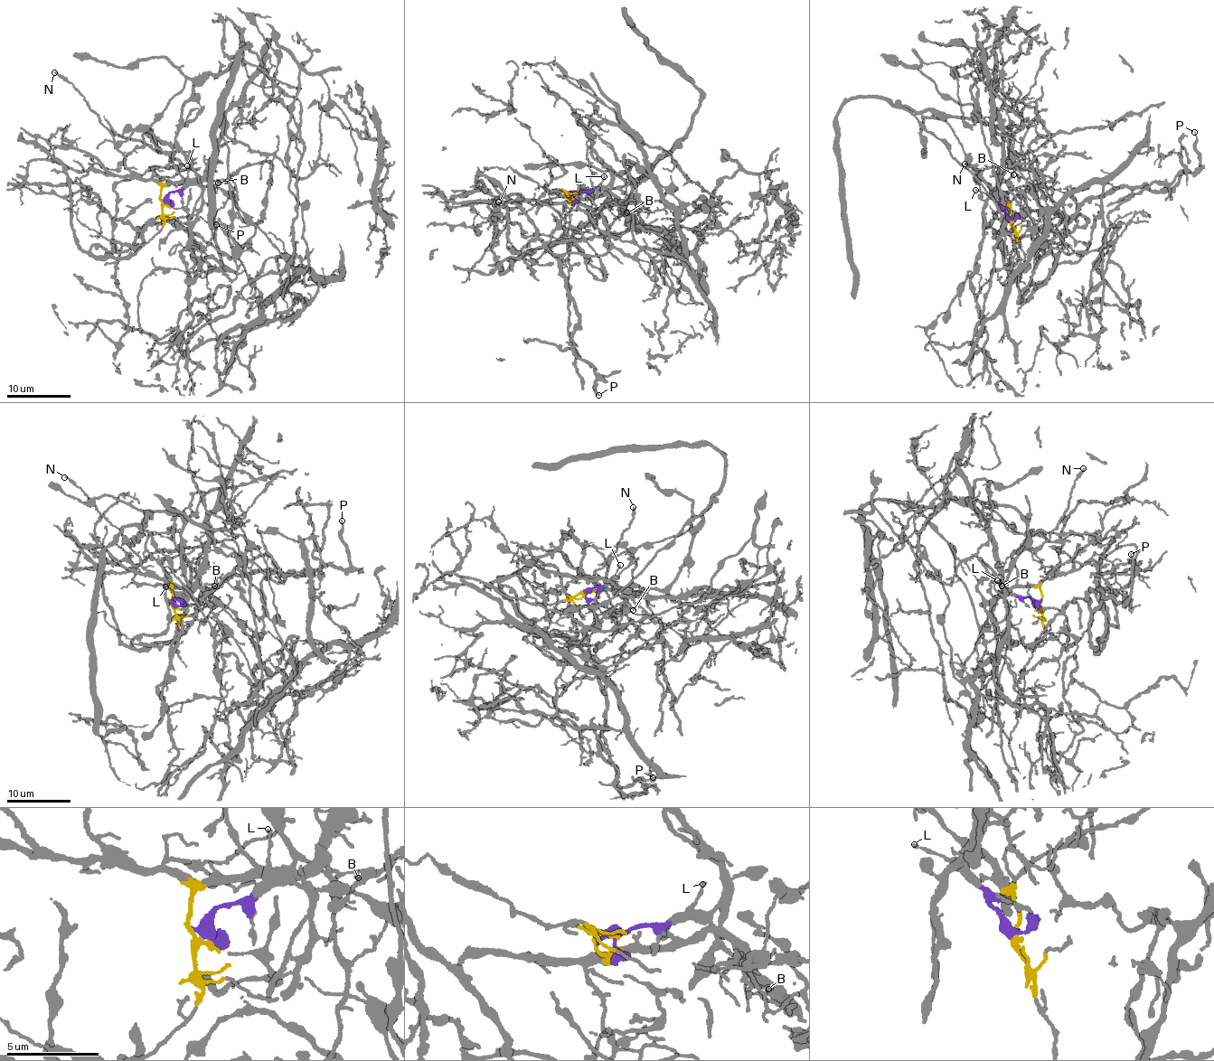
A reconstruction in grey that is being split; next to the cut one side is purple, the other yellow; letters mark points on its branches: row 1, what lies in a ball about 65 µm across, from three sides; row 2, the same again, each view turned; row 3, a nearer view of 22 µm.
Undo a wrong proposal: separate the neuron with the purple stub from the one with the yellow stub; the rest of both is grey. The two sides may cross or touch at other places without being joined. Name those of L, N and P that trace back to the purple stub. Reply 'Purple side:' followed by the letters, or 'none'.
Purple side: L

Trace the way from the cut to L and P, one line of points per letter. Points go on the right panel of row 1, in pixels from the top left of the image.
L: (1010, 220), (991, 196), (976, 189)
P: (1010, 220), (1007, 206), (1033, 230), (1086, 220), (1065, 234), (1086, 199), (1172, 189), (1197, 172), (1195, 132)

